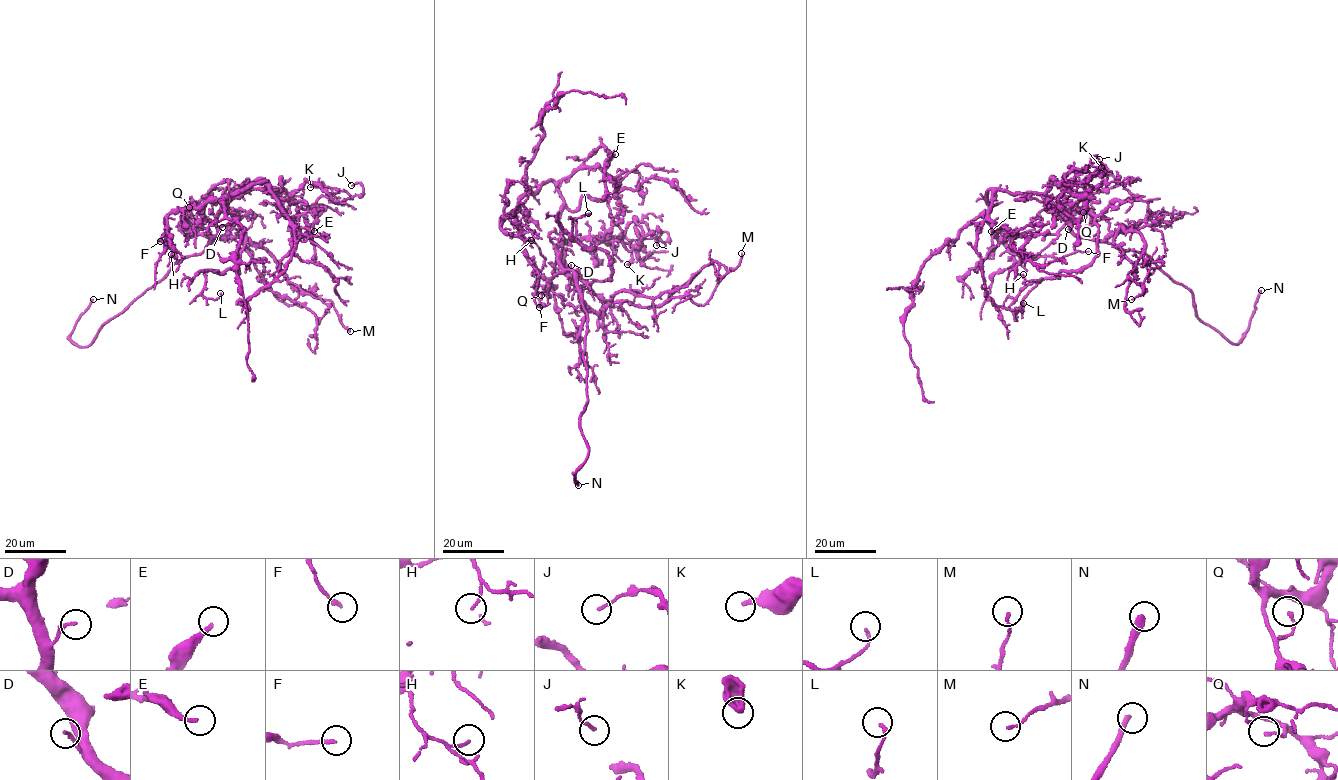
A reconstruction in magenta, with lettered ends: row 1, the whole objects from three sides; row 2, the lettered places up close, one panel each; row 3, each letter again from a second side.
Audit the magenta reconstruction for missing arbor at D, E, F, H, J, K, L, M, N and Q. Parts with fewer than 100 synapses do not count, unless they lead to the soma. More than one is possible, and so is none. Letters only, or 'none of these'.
none of these

